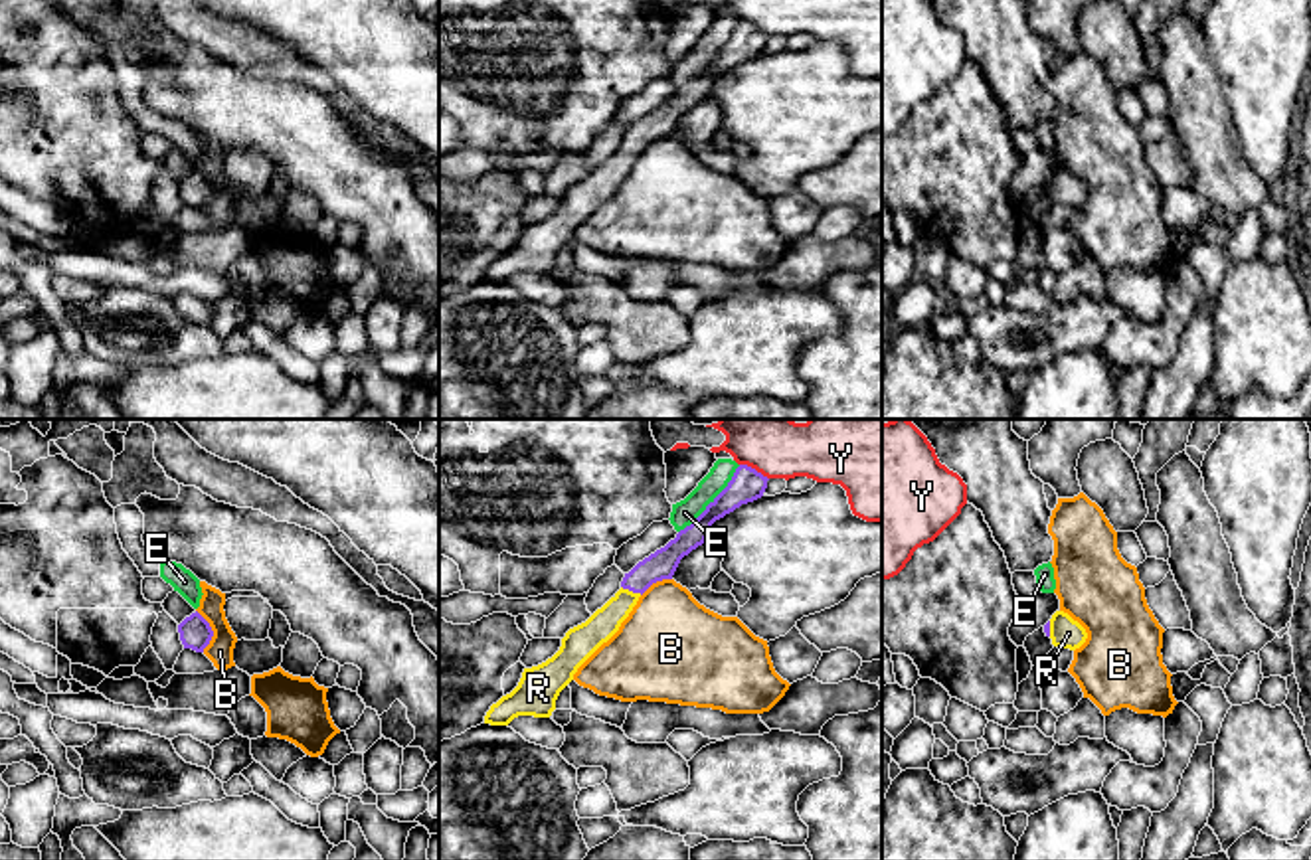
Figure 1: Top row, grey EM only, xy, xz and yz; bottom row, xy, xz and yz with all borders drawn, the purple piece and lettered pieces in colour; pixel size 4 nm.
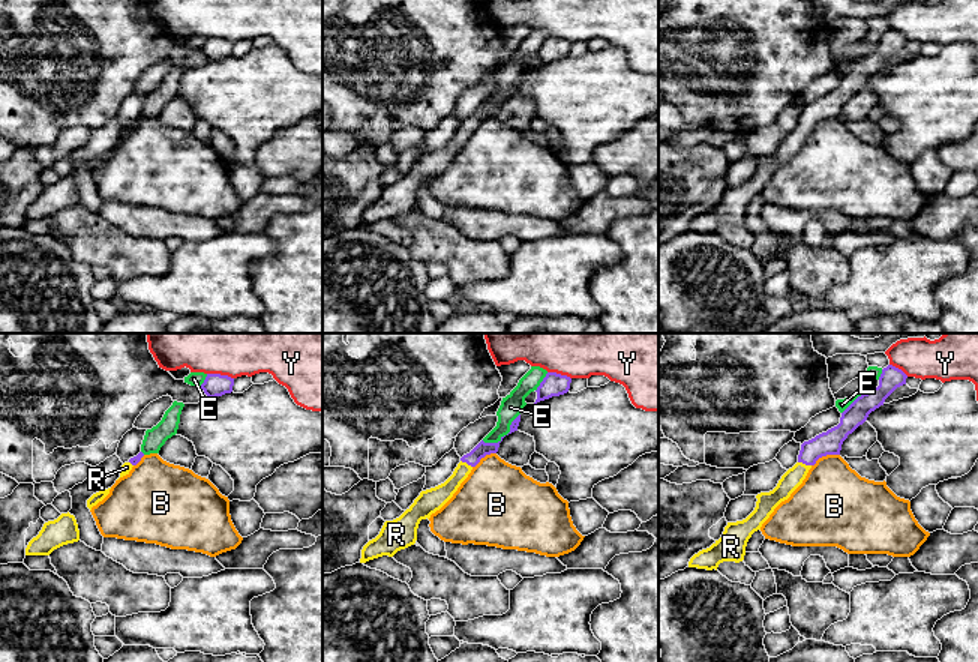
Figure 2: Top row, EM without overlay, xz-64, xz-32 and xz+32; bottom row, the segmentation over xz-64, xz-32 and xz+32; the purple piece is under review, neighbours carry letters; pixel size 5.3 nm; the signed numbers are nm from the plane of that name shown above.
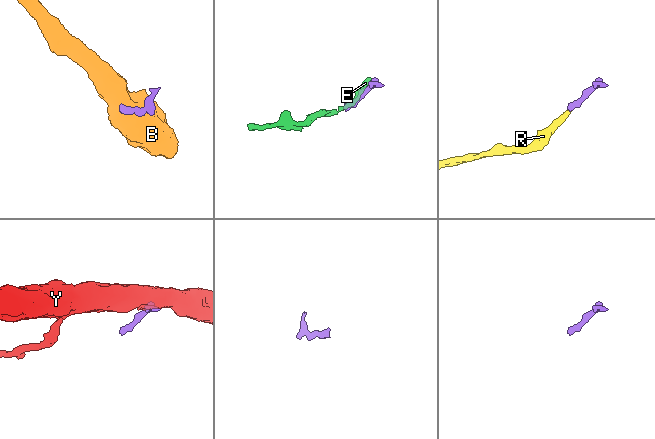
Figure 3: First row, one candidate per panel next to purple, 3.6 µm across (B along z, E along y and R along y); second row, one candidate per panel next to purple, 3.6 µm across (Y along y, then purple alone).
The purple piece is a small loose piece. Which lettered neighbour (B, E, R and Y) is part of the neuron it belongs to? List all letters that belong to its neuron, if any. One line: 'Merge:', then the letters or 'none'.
Merge: R

